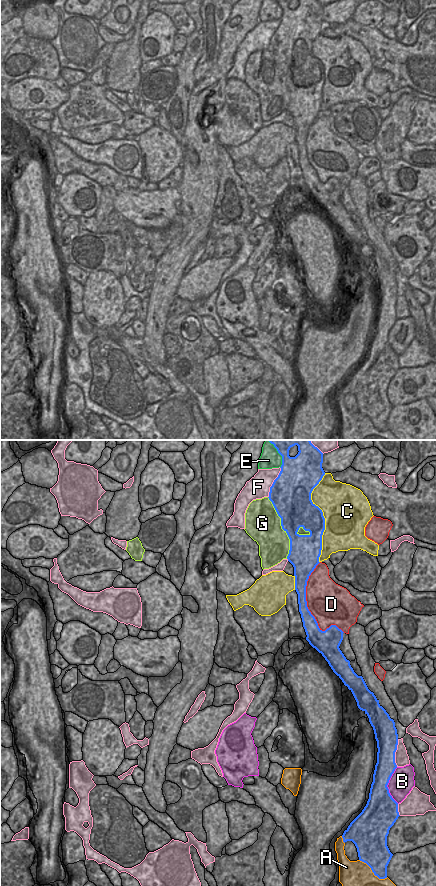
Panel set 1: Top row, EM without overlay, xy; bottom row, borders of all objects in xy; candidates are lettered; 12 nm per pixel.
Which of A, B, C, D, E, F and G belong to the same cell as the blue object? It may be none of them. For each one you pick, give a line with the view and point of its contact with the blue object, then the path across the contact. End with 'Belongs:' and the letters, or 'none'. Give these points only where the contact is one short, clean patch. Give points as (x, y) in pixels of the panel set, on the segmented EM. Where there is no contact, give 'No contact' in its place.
Belongs: none.

